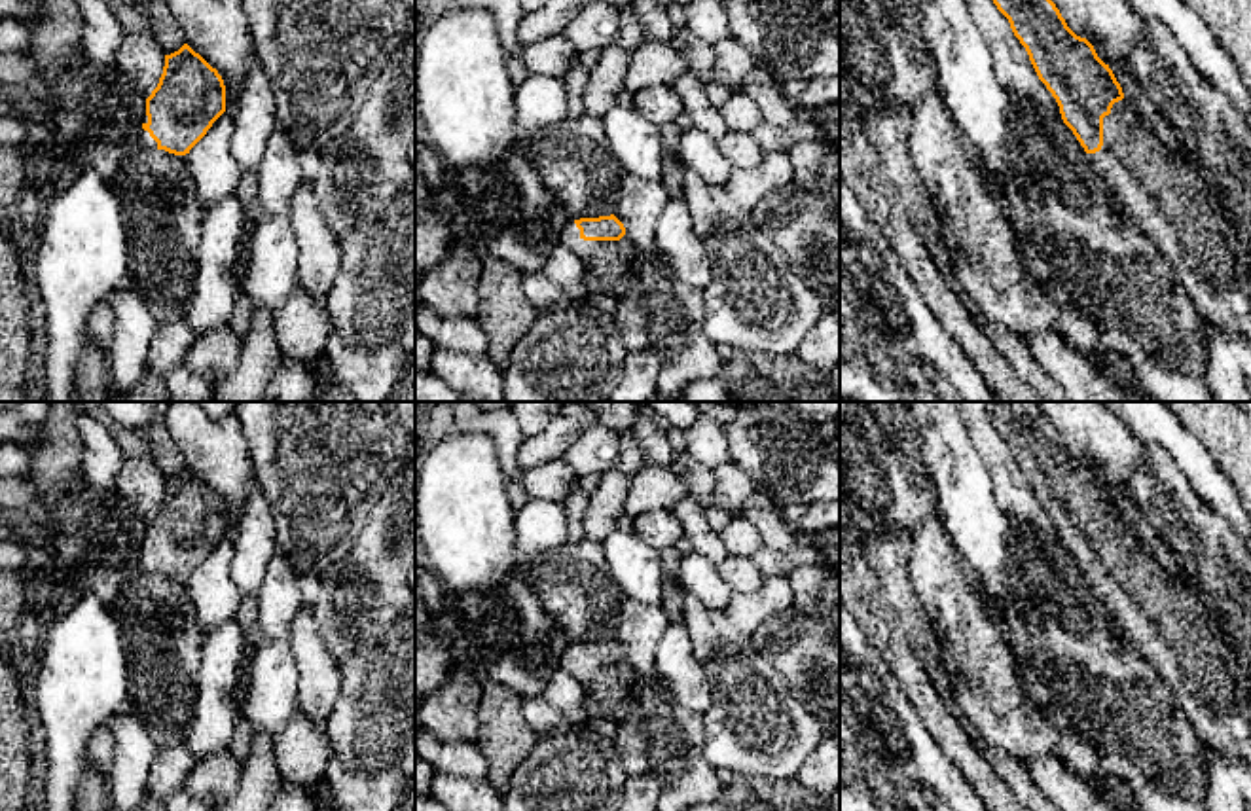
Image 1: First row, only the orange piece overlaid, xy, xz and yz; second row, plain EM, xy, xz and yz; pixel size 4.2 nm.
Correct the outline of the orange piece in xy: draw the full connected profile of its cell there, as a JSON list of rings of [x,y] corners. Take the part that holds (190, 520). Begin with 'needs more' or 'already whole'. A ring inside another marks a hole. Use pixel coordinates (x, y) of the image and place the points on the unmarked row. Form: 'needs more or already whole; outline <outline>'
needs more; outline [[[184,468],[165,479],[159,508],[146,523],[138,570],[165,574],[186,587],[190,574],[224,536],[222,500]]]

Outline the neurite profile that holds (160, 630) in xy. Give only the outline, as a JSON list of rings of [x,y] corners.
[[[138,570],[110,610],[129,656],[127,707],[157,748],[184,745],[193,724],[203,633],[186,587]]]

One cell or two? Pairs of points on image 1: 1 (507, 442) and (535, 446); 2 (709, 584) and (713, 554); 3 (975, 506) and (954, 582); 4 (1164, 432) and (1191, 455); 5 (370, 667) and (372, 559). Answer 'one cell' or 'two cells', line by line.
1: two cells
2: two cells
3: two cells
4: one cell
5: two cells

